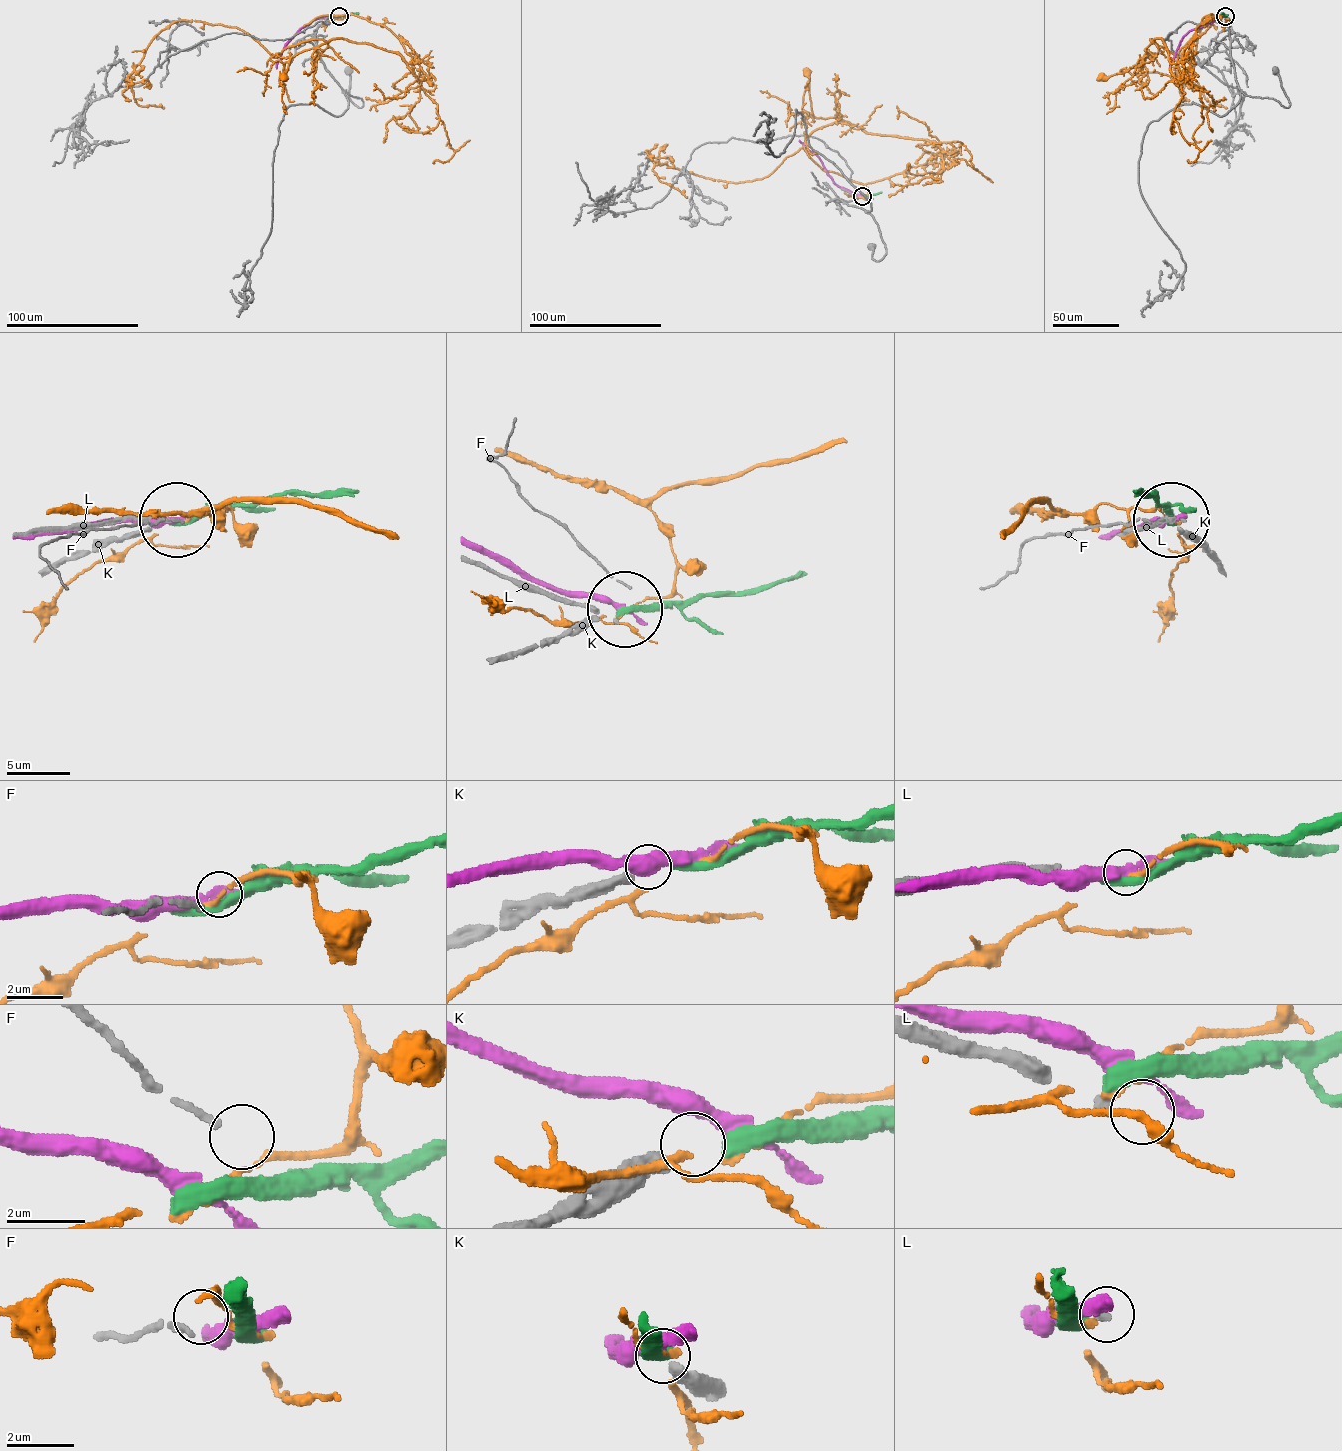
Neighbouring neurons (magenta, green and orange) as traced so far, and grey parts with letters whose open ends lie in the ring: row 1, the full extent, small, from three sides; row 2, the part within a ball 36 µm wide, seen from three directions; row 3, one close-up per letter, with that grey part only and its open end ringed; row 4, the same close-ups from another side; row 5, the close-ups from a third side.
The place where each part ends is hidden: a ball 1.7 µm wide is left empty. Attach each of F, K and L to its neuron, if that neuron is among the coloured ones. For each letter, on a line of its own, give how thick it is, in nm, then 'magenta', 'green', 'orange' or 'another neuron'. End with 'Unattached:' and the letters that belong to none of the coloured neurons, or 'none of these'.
F: calibre 180 nm; another neuron
K: calibre 360 nm; green
L: calibre 200 nm; another neuron
Unattached: F, L

